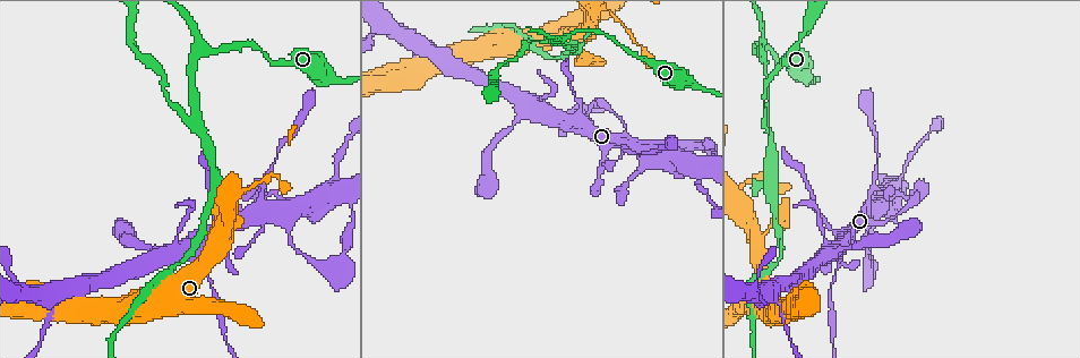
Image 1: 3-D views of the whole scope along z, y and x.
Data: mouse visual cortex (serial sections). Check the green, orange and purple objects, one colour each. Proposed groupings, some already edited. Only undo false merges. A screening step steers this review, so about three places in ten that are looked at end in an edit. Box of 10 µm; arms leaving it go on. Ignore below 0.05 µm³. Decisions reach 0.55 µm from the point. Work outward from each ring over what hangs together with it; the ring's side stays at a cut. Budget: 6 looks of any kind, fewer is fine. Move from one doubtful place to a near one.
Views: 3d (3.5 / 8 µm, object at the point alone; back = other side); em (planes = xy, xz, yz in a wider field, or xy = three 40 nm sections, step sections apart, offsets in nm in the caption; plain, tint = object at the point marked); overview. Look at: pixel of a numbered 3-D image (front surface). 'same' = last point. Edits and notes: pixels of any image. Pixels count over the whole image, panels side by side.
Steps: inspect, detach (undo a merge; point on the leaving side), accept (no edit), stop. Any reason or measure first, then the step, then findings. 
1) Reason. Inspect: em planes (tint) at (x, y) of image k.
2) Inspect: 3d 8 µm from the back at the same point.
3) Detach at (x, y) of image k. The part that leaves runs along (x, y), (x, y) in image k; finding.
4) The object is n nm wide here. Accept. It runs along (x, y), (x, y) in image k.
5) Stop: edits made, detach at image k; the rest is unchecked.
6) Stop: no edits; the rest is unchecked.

Thick turns thin. Inspect: 3d 3.5 µm at (868, 194) of image 1.

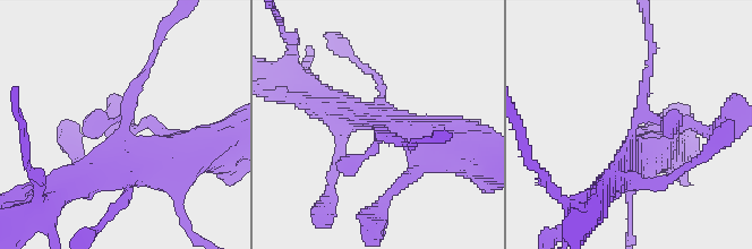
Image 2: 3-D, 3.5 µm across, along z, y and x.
Inspect: em xy step 3 (tint) at (633, 124) of image 2.

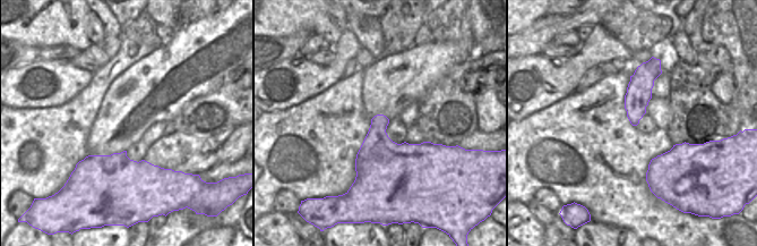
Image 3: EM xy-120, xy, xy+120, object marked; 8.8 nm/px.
Accept. Continuous, no second cell.

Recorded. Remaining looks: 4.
Inspect: 3d 3.5 µm at (760, 51) of image 1.

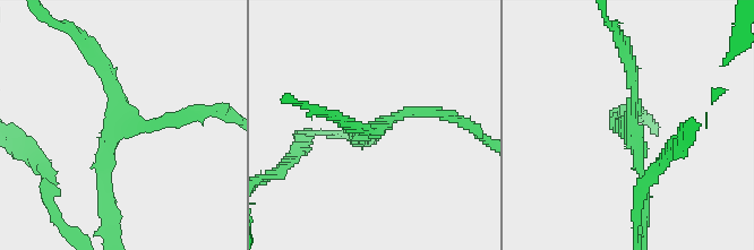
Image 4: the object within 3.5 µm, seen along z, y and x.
3 arms meet here; the arms are 150, 150, 150 nm wide; need the tissue. Inspect: em xy step 2 (tint) at (626, 123) of image 4.

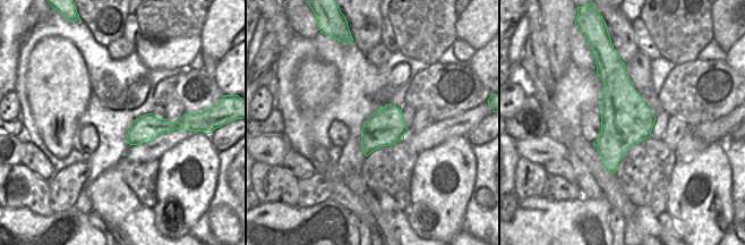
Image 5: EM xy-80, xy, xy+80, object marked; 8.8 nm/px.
Inspect: em planes (tint) at the same point.

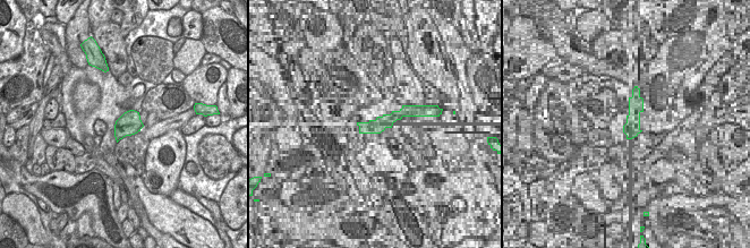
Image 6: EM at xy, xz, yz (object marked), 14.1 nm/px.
Accept. It runs along (204, 111), (123, 124), (106, 180) in image 4; all the same cell.

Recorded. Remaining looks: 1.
Stop: no edits; the rest is unchecked.

